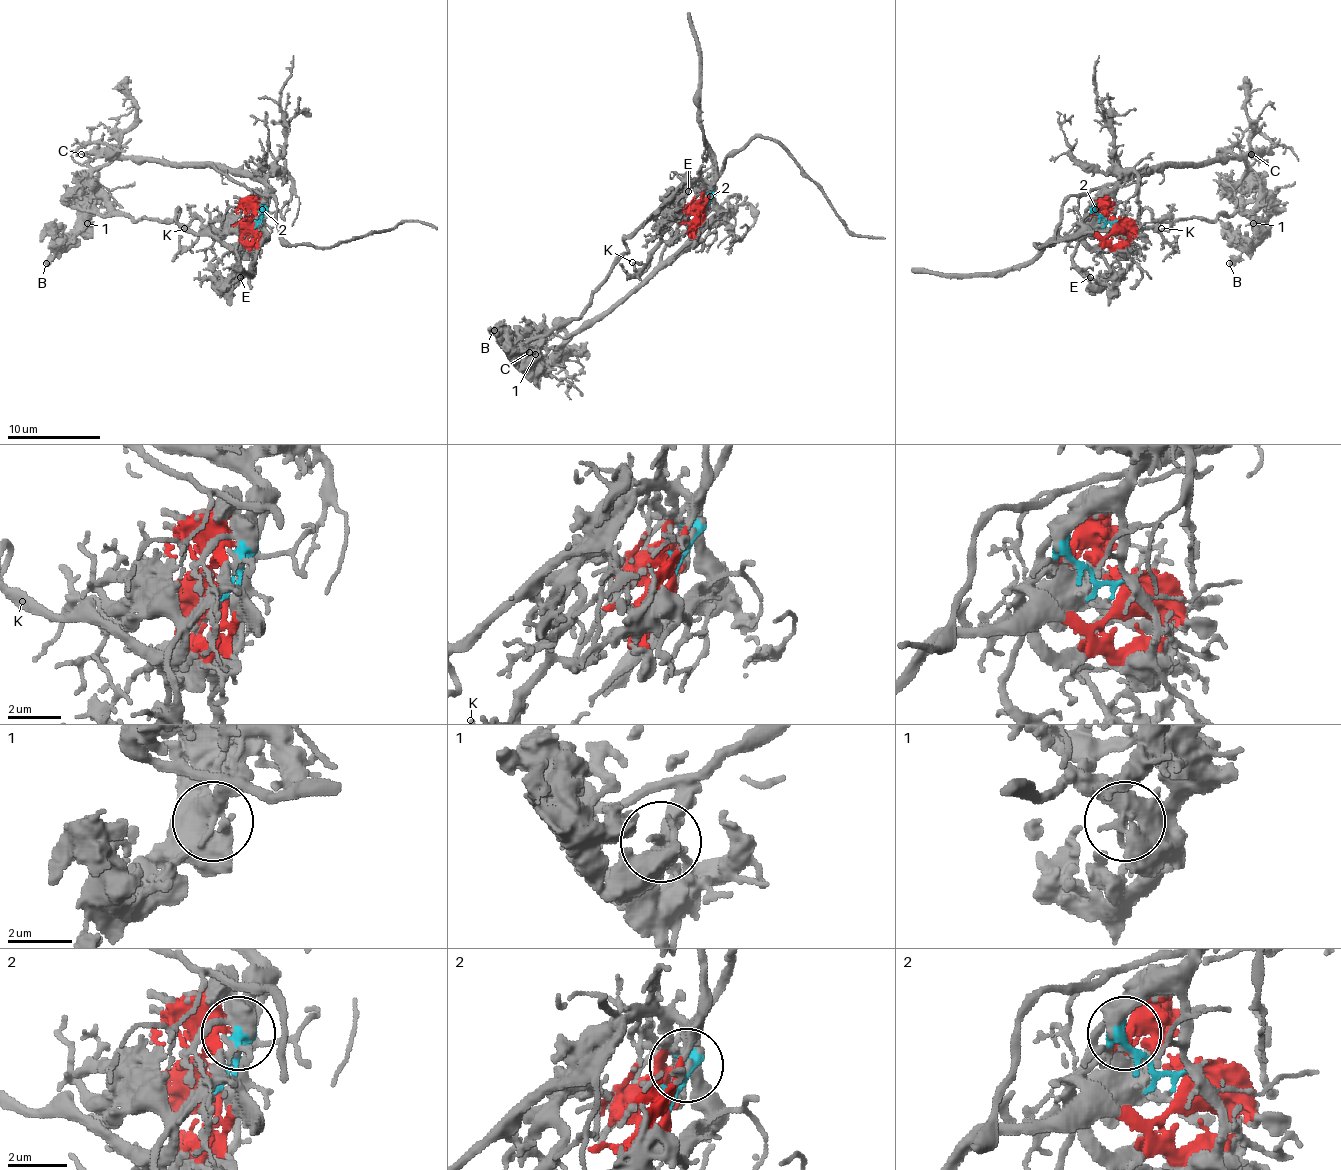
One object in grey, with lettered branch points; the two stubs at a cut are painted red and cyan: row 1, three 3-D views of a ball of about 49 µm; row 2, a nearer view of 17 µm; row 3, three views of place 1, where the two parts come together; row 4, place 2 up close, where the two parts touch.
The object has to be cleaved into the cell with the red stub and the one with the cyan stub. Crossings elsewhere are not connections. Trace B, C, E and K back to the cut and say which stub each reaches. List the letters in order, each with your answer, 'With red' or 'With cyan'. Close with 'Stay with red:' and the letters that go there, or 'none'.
B: With red
C: With cyan
E: With red
K: With red
Stay with red: B, E, K

